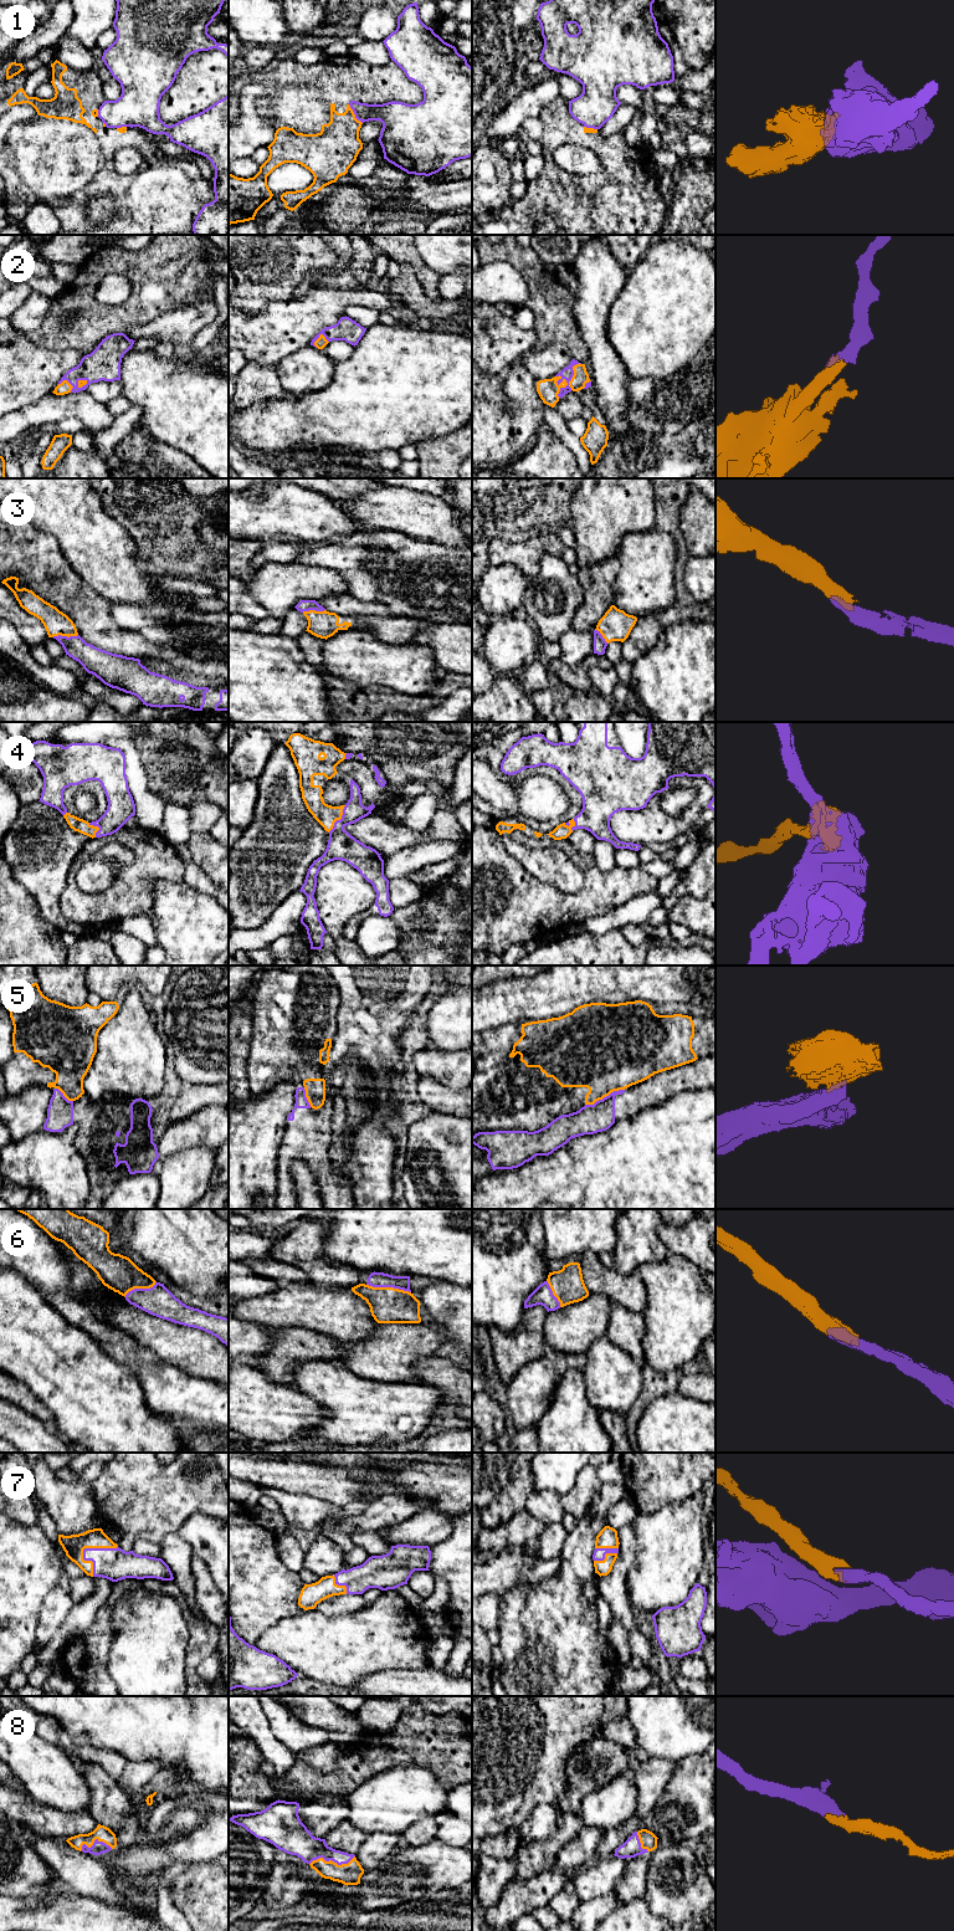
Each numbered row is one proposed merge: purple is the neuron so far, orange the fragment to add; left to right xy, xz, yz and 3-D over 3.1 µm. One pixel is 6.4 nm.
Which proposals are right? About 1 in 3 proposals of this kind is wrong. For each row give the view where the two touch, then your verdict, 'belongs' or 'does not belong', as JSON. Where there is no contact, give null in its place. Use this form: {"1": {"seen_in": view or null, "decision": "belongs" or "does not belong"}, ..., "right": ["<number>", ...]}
{"1": {"seen_in": "xz", "decision": "does not belong"}, "2": {"seen_in": "yz", "decision": "belongs"}, "3": {"seen_in": "xy", "decision": "belongs"}, "4": {"seen_in": "xz", "decision": "belongs"}, "5": {"seen_in": "yz", "decision": "does not belong"}, "6": {"seen_in": "xz", "decision": "belongs"}, "7": {"seen_in": "xy", "decision": "belongs"}, "8": {"seen_in": "xz", "decision": "belongs"}, "right": ["2", "3", "4", "6", "7", "8"]}

